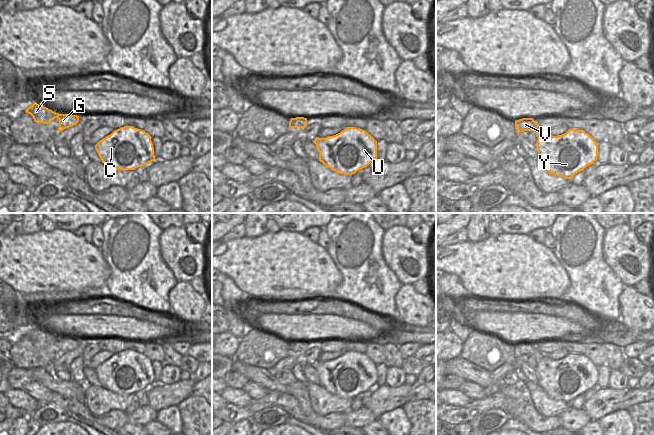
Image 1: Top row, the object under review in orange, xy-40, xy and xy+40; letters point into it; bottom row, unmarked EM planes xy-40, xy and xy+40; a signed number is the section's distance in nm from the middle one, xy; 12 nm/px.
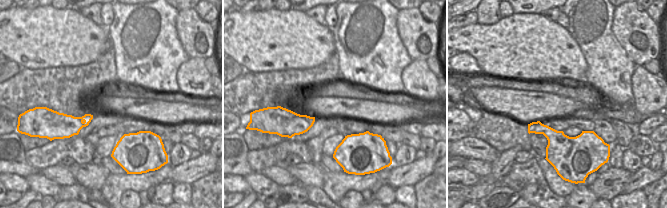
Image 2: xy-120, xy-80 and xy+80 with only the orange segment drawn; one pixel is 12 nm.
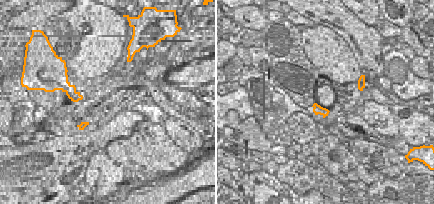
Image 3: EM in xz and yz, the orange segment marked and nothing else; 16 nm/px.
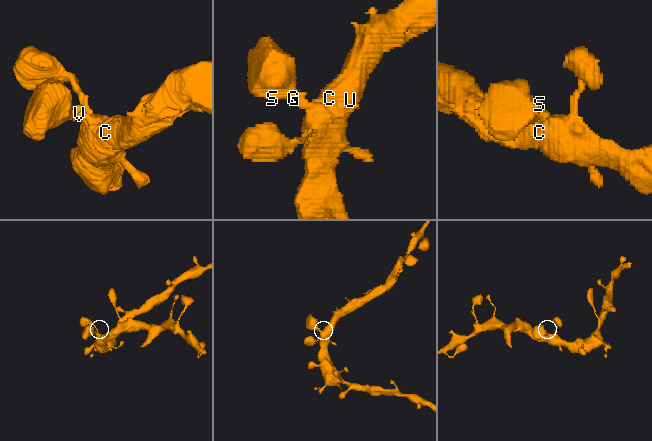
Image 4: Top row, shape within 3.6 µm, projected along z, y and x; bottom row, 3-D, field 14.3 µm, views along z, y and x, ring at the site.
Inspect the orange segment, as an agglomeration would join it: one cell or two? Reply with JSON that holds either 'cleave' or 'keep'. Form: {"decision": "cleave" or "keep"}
{"decision": "keep"}

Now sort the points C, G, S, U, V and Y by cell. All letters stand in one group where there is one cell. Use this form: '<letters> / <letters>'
C G S U V Y

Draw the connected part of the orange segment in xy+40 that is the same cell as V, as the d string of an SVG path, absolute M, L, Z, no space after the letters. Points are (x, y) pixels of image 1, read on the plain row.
M533 342L515 344L515 351L517 358L524 355L536 357L538 384L554 400L571 403L597 384L598 367L584 354L569 353L562 359L552 360Z

